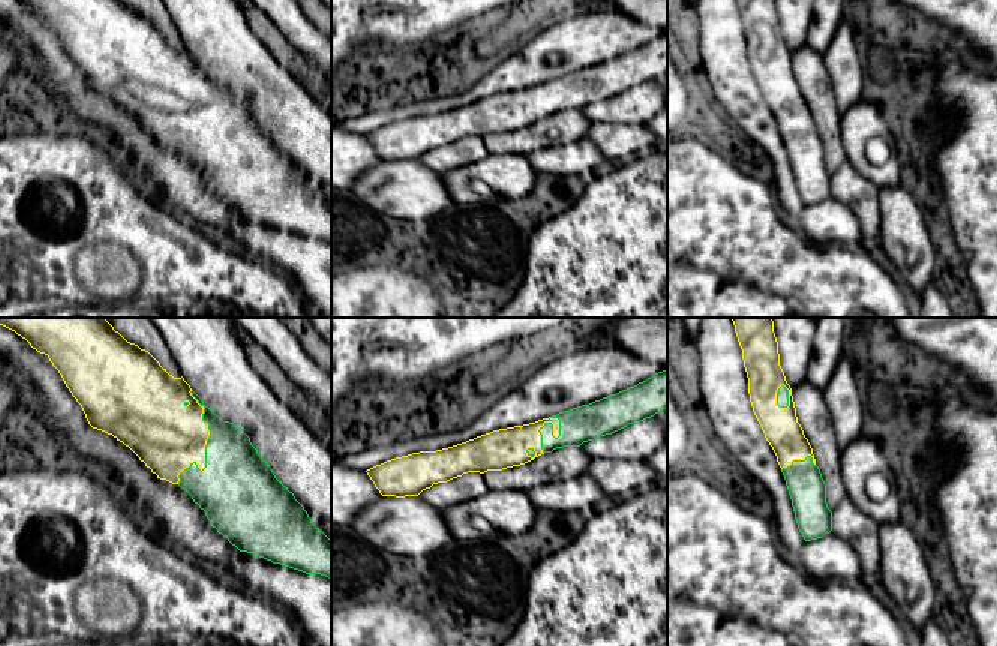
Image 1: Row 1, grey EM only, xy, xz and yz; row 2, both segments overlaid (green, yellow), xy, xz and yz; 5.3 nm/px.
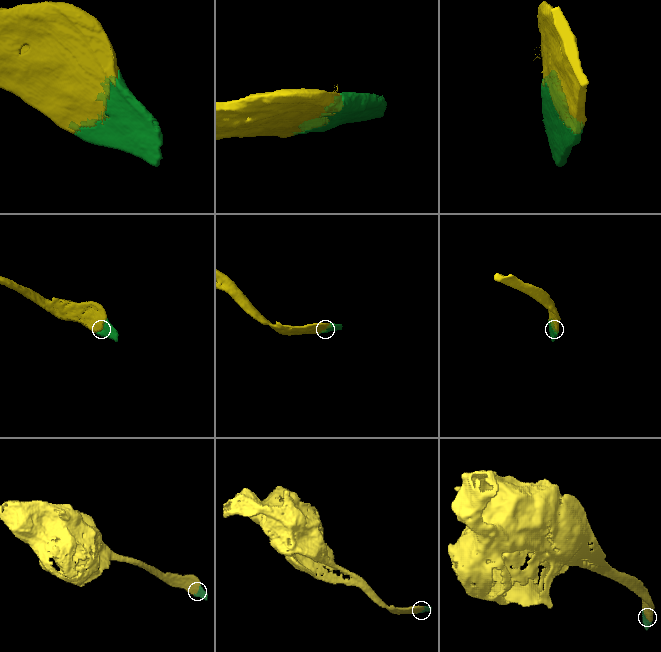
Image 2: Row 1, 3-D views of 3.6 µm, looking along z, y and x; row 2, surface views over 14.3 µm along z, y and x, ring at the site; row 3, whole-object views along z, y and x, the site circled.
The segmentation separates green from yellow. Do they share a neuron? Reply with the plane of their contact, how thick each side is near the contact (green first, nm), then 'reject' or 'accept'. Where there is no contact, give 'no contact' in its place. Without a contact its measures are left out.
meets green in xy; 380 nm thick on the green side, 380 nm on the other; accept

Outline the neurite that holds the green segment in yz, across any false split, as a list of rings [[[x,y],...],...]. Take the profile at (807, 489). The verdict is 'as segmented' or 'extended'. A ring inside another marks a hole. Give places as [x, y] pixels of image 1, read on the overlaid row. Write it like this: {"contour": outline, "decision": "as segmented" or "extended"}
{"contour": [[[732,318],[742,349],[753,412],[786,480],[798,529],[805,541],[832,531],[826,484],[798,423],[792,388],[780,366],[772,318]]], "decision": "extended"}

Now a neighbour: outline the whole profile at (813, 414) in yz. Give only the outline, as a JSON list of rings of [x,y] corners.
[[[808,378],[792,388],[798,423],[808,439],[816,465],[826,484],[826,504],[834,511],[847,496],[841,450],[834,432],[834,418],[826,405],[825,391],[816,388]]]

